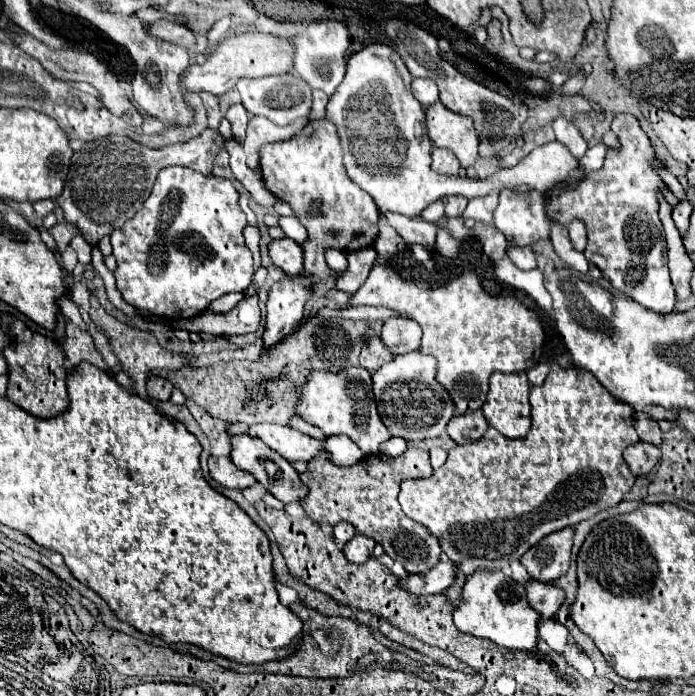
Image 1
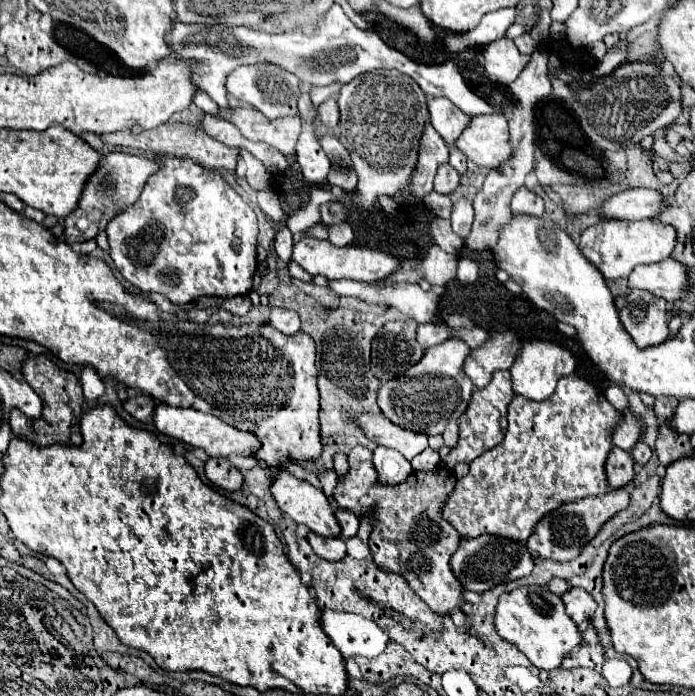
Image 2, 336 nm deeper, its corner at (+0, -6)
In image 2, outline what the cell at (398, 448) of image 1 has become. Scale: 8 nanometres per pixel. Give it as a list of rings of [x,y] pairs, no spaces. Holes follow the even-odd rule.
[[[427,447],[410,462],[414,471],[429,471],[439,466],[440,455],[437,451]]]

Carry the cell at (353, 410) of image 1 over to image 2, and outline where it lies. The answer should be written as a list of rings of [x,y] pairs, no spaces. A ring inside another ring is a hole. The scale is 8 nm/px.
[[[359,415],[359,425],[377,445],[397,449],[409,461],[427,449],[427,437],[393,425],[385,415]]]

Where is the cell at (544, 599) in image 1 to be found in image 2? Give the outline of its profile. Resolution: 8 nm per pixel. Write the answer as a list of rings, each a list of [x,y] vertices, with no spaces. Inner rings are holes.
[[[571,587],[571,591],[563,595],[563,601],[569,617],[573,617],[573,621],[577,623],[589,621],[597,609],[595,599],[585,589],[579,589],[579,587]]]

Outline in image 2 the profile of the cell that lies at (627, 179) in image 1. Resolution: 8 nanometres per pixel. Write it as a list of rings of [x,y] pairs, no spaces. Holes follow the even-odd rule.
[[[631,291],[619,311],[619,319],[637,347],[653,347],[669,337],[667,303],[645,291]]]

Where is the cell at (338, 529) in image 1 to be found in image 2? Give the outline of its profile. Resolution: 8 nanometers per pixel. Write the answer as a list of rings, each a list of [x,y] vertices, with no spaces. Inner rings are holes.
[[[335,509],[335,517],[339,519],[341,523],[341,537],[353,537],[357,535],[357,529],[359,529],[359,517],[355,513],[351,513],[349,509]]]

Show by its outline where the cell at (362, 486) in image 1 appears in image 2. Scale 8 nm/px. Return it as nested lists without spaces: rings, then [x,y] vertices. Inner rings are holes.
[[[357,447],[349,453],[349,473],[339,479],[335,489],[335,505],[353,513],[363,513],[377,505],[373,519],[375,527],[369,537],[373,561],[379,569],[399,573],[407,579],[409,587],[433,609],[435,613],[451,613],[465,605],[465,587],[453,575],[449,559],[457,551],[461,541],[459,531],[441,517],[441,509],[455,489],[455,475],[441,469],[413,471],[403,483],[379,485],[377,473],[371,463],[371,451]],[[435,471],[437,471],[437,493],[435,493]]]

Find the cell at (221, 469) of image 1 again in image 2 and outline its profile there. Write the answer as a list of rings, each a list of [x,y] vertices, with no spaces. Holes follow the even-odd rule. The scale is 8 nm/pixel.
[[[209,457],[205,461],[205,475],[211,483],[227,491],[239,491],[243,485],[243,475],[225,457]]]

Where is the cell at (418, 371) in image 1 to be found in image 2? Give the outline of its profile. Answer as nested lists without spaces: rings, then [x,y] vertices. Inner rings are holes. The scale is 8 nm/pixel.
[[[461,339],[445,341],[441,345],[435,345],[425,351],[425,357],[409,369],[399,379],[387,381],[381,385],[377,403],[381,407],[381,413],[395,425],[415,431],[415,433],[425,433],[425,435],[441,435],[447,421],[459,419],[473,393],[473,383],[463,371],[465,357],[471,353],[469,345]]]

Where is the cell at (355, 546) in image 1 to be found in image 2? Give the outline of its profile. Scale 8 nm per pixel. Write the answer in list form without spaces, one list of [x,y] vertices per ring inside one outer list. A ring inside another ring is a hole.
[[[309,533],[307,541],[319,557],[329,561],[339,561],[339,557],[345,557],[345,543],[341,537],[321,537],[317,533]]]

